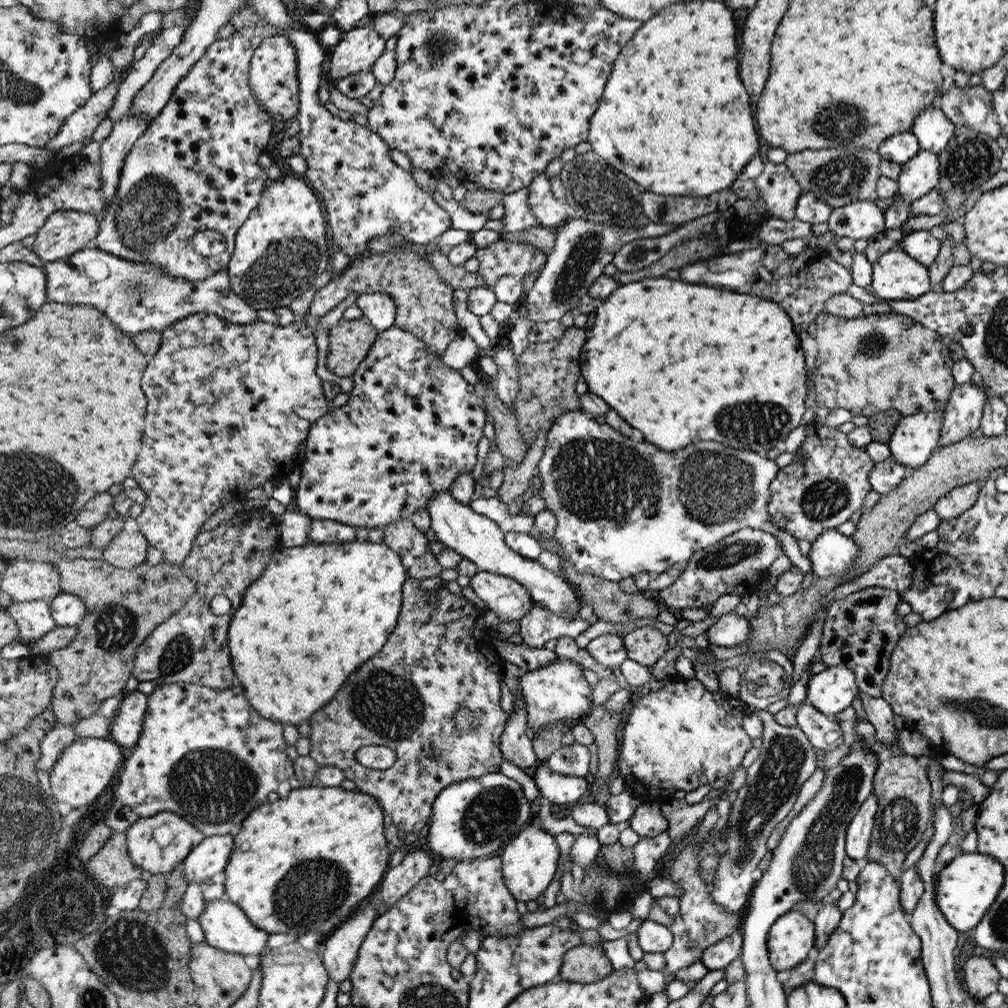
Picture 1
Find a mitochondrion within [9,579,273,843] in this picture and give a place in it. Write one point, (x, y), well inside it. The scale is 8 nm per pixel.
(213, 786)

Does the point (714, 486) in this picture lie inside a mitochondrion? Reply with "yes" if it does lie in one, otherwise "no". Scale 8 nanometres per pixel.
yes

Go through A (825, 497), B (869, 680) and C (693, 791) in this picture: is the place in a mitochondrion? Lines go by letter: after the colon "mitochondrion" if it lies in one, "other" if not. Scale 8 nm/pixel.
A: mitochondrion
B: other
C: other

